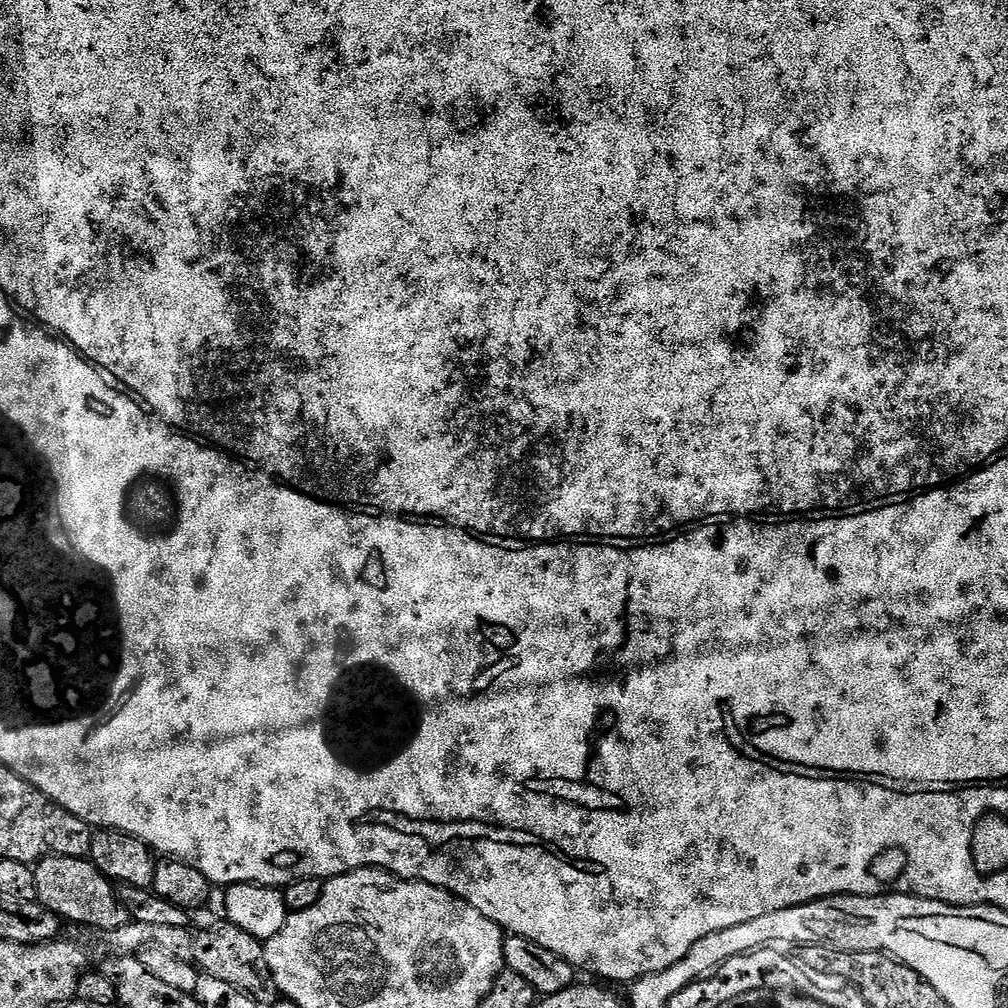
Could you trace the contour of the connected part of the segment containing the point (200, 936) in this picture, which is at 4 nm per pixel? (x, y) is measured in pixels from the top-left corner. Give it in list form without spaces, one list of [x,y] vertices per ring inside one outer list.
[[[216,922],[212,925],[213,928],[204,928],[193,935],[191,963],[205,976],[219,978],[221,982],[230,982],[230,986],[242,990],[260,1005],[271,1005],[277,990],[272,983],[272,975],[266,962],[264,944],[233,924]]]

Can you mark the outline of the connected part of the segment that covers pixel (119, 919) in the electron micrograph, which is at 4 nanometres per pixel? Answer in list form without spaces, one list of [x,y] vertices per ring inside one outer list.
[[[45,856],[43,860],[37,860],[34,867],[36,899],[60,917],[61,921],[68,923],[69,920],[72,924],[101,928],[105,934],[111,934],[123,924],[129,923],[126,910],[120,906],[113,881],[101,874],[91,859],[82,856]]]

